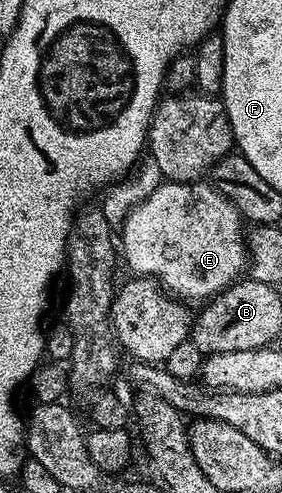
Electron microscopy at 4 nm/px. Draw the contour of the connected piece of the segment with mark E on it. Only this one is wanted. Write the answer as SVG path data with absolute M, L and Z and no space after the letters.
M177 180L163 181L161 186L158 186L151 194L146 195L129 214L125 215L122 226L122 234L120 230L120 258L126 261L126 266L134 276L143 278L156 279L159 287L163 291L169 292L173 297L181 300L183 303L191 304L190 302L198 302L197 304L205 303L207 300L214 298L231 286L236 281L239 281L240 275L247 269L248 266L248 246L244 241L244 230L242 234L242 226L244 227L244 219L238 213L238 209L231 203L219 190L214 189L213 185L207 184L205 181L199 180L196 182L179 182Z

